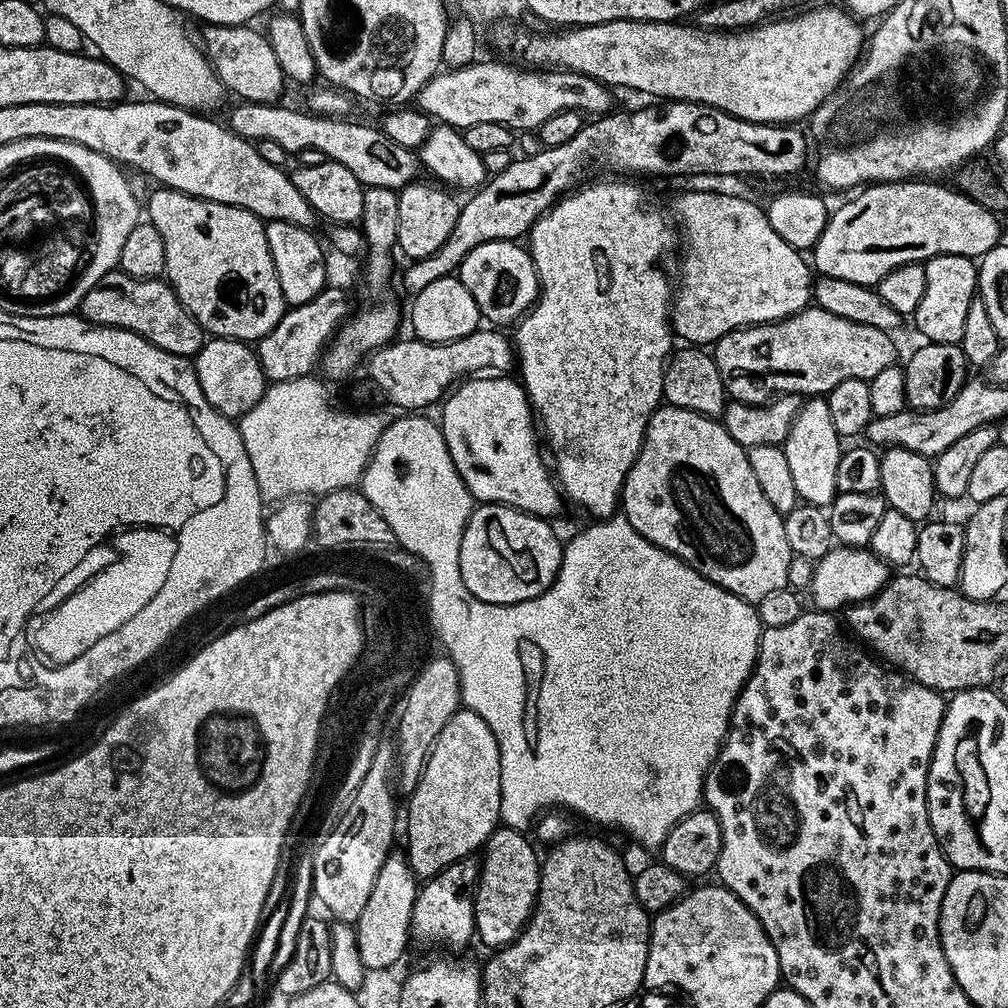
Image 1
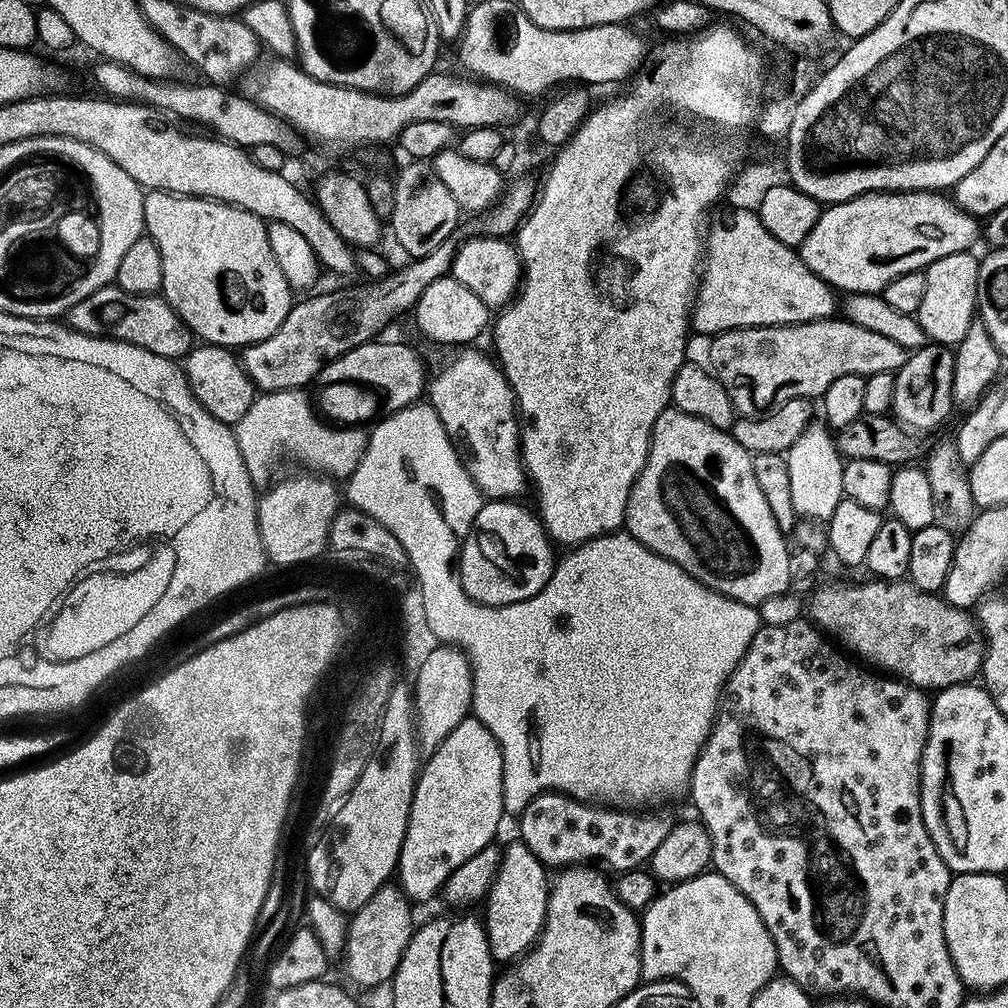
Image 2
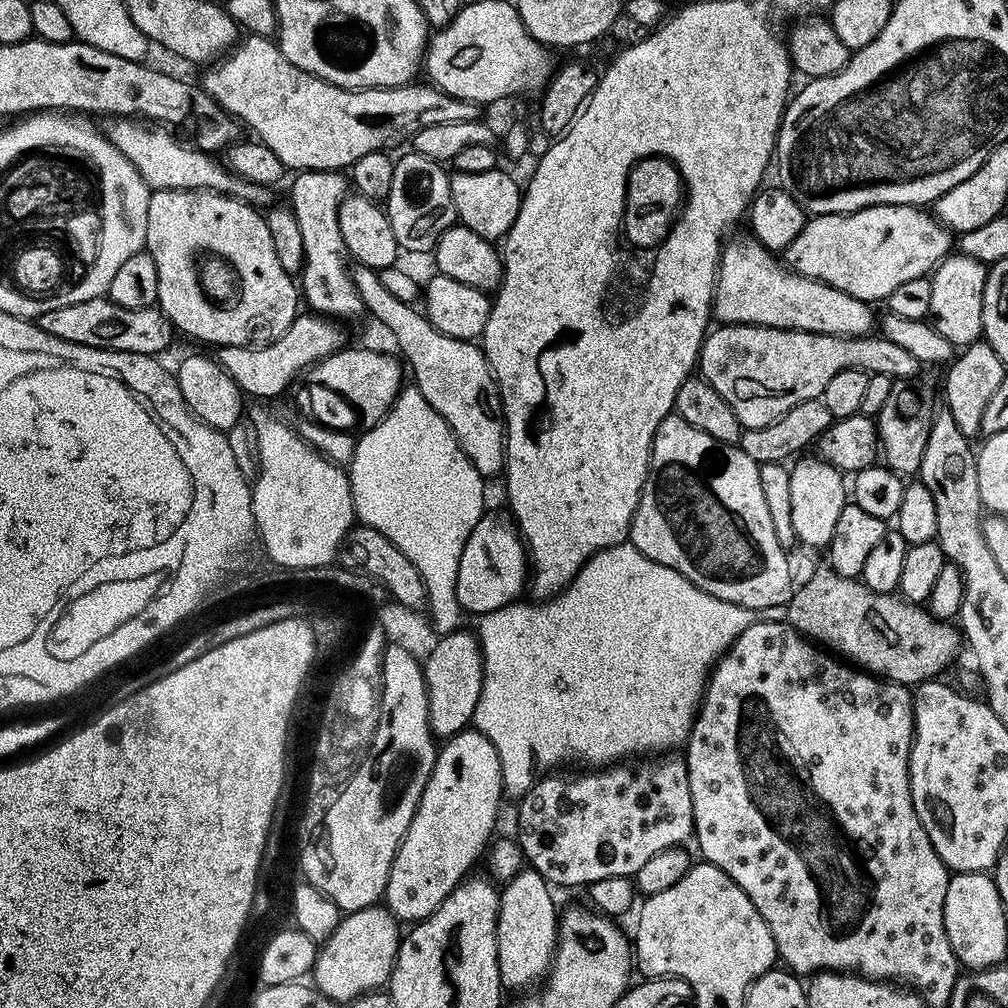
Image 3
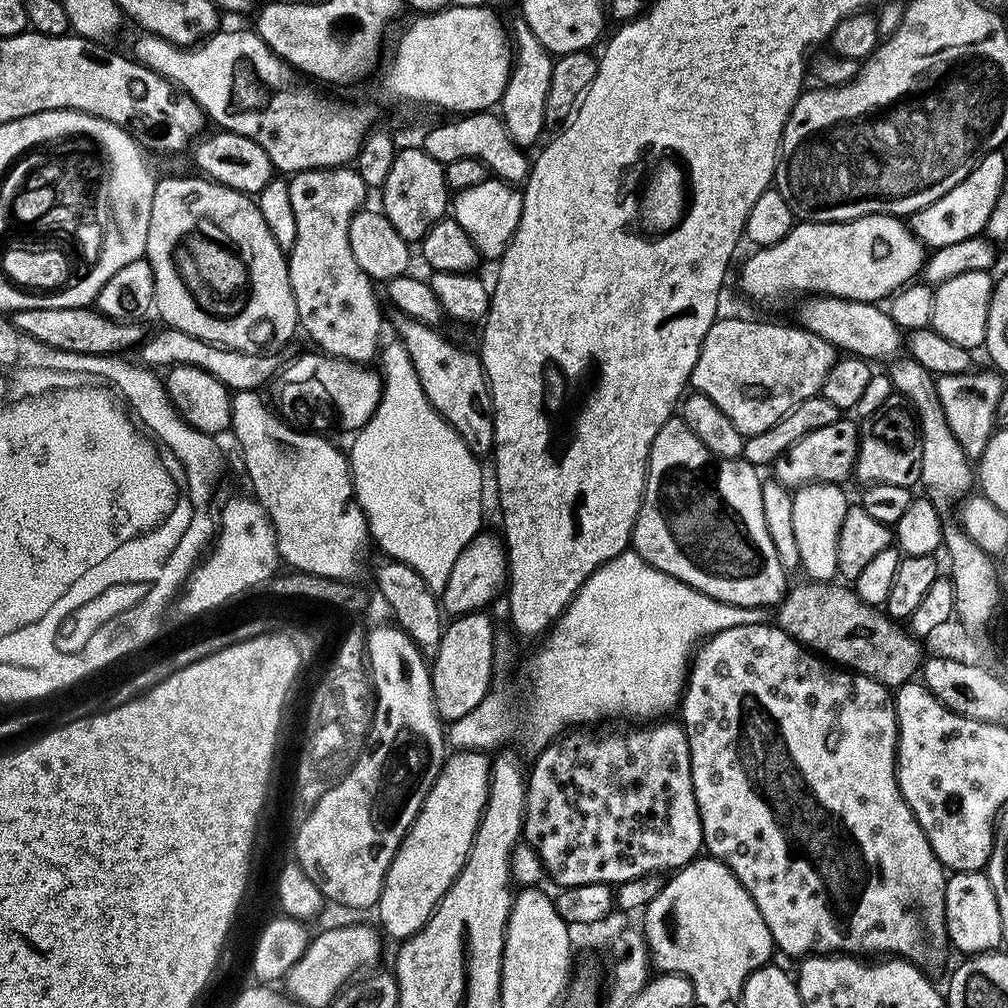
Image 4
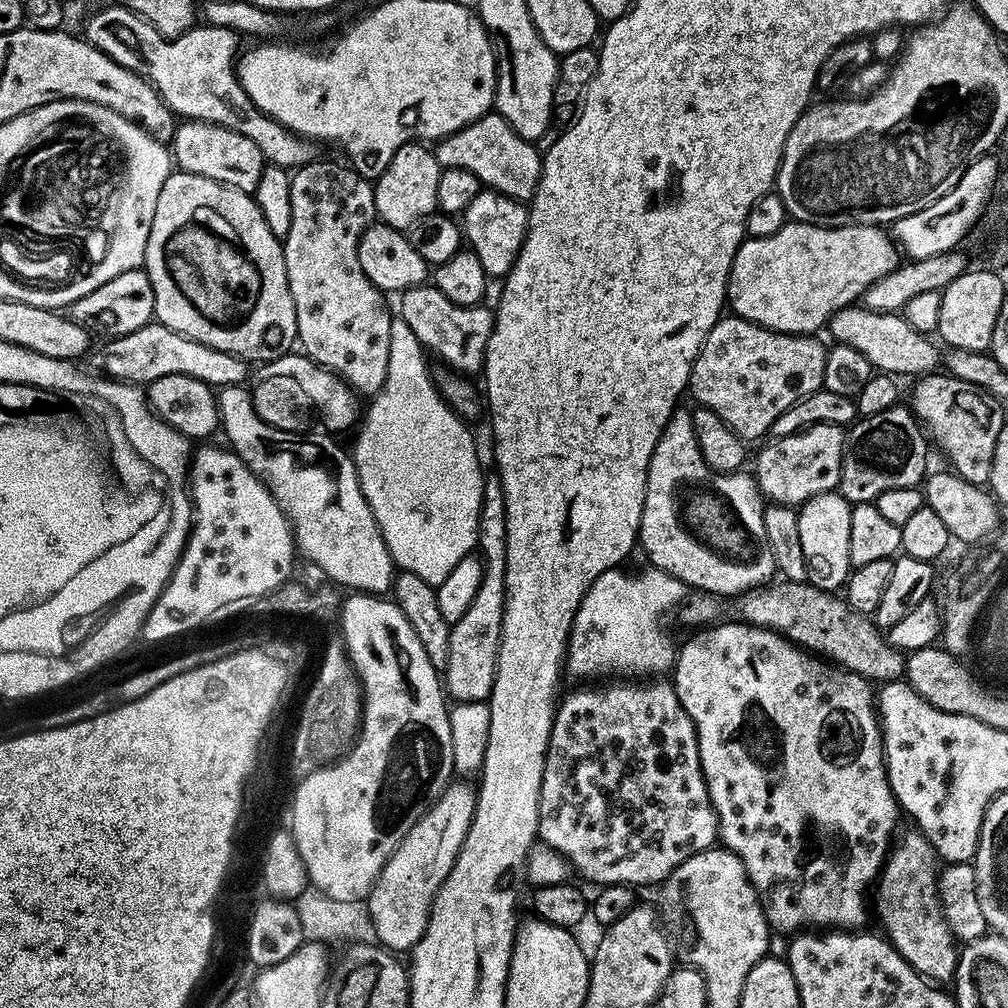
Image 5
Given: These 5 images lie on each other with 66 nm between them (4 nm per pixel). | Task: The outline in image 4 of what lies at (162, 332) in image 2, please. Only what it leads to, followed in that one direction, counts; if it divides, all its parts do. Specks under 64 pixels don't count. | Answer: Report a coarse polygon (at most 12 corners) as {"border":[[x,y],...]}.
{"border":[[91,307],[11,313],[19,331],[82,355],[124,354],[139,323]]}

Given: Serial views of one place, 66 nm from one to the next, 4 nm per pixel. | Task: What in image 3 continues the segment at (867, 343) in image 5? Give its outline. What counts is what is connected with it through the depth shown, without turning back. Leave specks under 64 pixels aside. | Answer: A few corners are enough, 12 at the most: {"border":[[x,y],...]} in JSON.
{"border":[[751,234],[716,274],[721,325],[867,336],[865,301],[780,264]]}

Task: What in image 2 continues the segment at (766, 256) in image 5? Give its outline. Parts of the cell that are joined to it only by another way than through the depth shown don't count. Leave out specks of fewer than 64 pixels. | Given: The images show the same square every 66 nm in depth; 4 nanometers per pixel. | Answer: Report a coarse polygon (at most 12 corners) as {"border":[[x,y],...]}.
{"border":[[940,192],[827,205],[799,254],[841,293],[969,251],[982,228]]}

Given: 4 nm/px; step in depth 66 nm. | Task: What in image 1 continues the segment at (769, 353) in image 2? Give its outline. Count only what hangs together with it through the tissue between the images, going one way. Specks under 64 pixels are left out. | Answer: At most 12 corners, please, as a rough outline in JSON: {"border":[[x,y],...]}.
{"border":[[809,306],[736,328],[714,359],[732,400],[748,376],[816,398],[897,361],[889,333]]}

